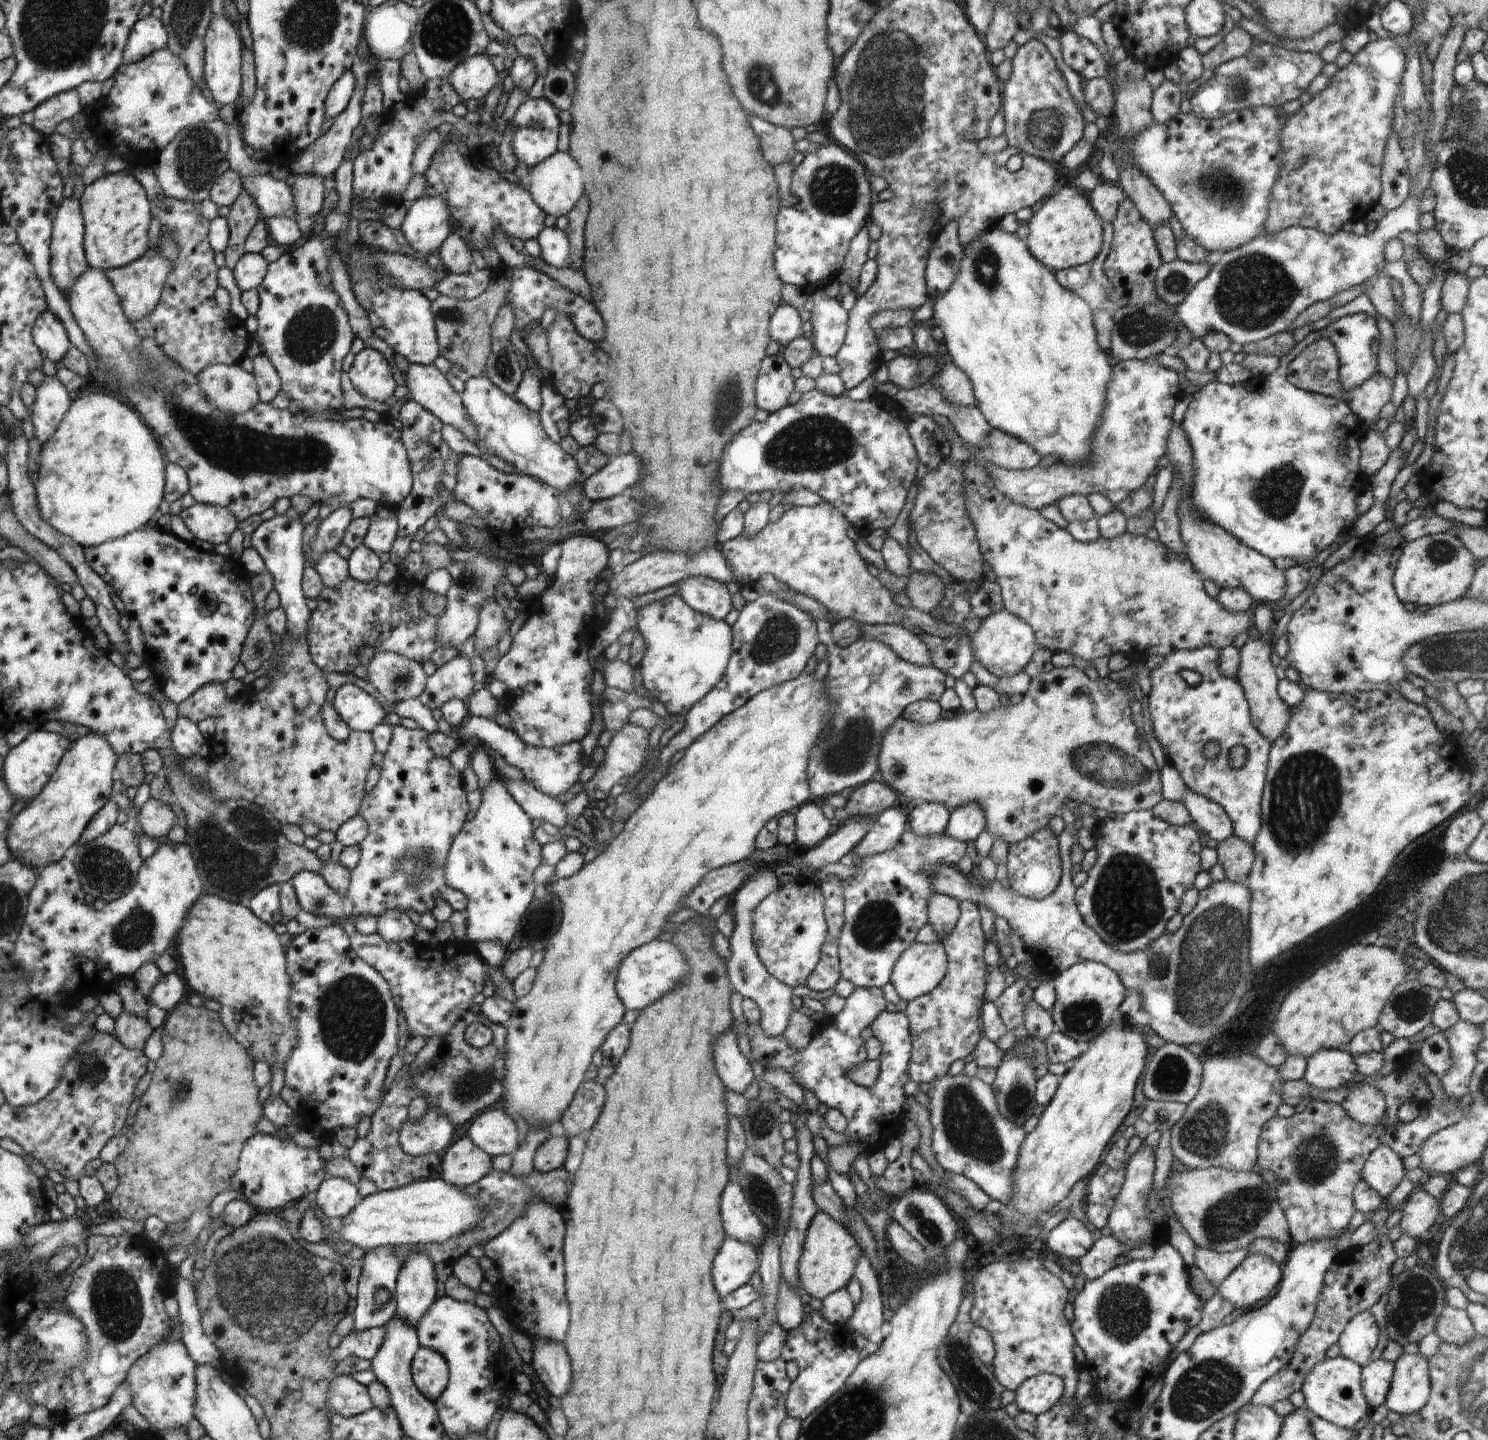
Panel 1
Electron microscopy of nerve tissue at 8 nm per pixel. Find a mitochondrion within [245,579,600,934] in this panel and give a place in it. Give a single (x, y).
(414, 867)

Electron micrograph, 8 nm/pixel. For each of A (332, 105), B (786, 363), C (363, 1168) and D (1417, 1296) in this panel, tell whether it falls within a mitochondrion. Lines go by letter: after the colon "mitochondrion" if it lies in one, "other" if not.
A: other
B: other
C: other
D: mitochondrion

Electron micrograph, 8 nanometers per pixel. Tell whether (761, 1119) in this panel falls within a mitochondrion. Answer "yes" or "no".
yes

